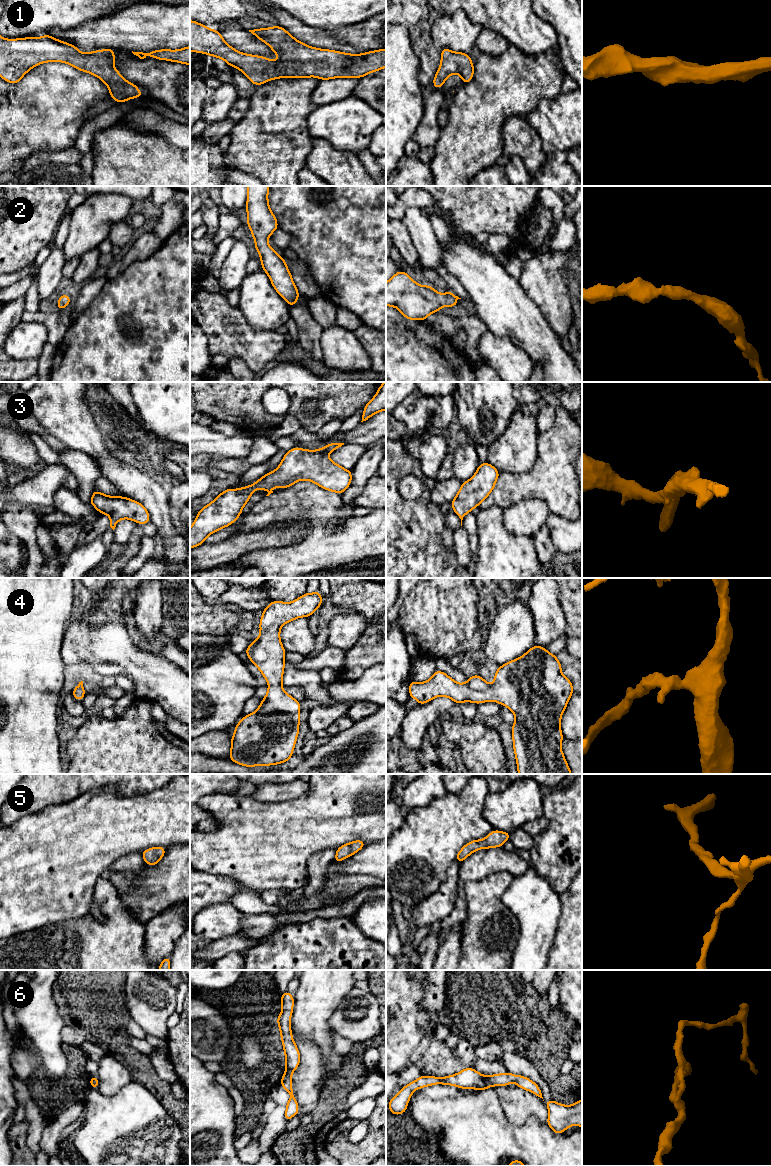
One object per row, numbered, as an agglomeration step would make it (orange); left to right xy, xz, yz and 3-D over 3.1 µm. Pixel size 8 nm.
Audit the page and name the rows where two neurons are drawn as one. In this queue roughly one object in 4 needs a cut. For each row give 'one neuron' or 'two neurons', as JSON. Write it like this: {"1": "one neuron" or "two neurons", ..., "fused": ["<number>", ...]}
{"1": "one neuron", "2": "one neuron", "3": "one neuron", "4": "one neuron", "5": "one neuron", "6": "two neurons", "fused": ["6"]}

